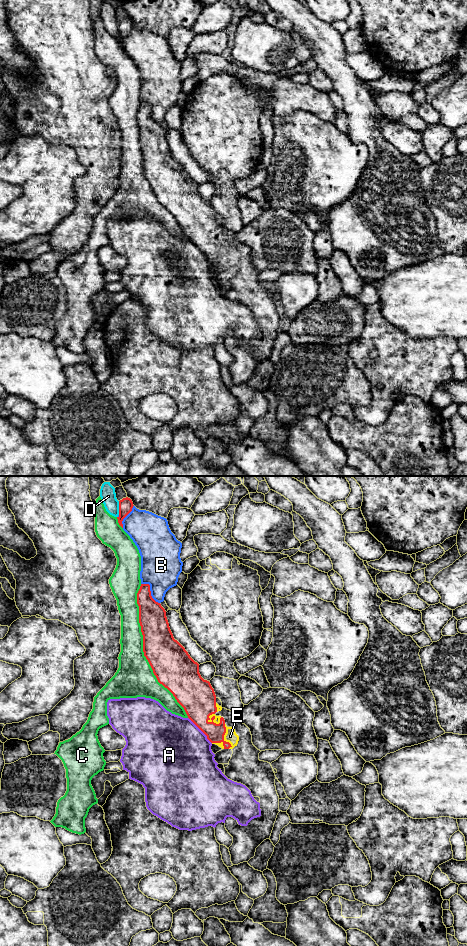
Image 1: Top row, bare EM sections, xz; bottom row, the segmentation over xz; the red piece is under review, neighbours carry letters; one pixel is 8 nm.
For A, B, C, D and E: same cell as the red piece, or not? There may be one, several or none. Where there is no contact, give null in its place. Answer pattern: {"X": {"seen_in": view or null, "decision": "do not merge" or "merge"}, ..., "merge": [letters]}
{"A": {"seen_in": "xz", "decision": "do not merge"}, "B": {"seen_in": "xz", "decision": "do not merge"}, "C": {"seen_in": "xz", "decision": "do not merge"}, "D": {"seen_in": "xz", "decision": "do not merge"}, "E": {"seen_in": "xz", "decision": "merge"}, "merge": ["E"]}

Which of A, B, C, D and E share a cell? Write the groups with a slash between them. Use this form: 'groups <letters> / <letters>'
groups A / B / C / D / E

